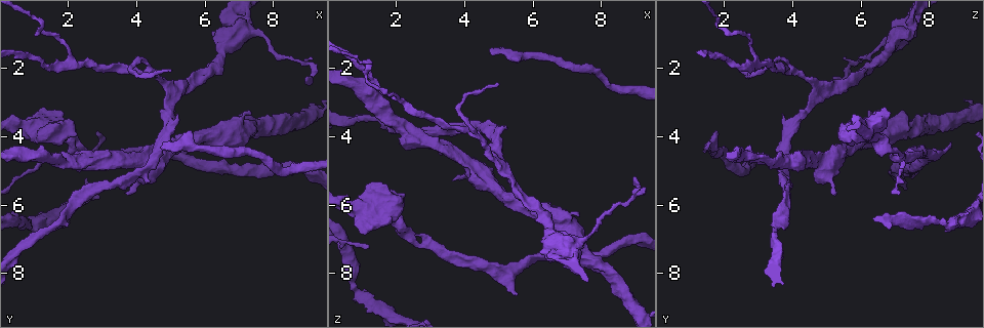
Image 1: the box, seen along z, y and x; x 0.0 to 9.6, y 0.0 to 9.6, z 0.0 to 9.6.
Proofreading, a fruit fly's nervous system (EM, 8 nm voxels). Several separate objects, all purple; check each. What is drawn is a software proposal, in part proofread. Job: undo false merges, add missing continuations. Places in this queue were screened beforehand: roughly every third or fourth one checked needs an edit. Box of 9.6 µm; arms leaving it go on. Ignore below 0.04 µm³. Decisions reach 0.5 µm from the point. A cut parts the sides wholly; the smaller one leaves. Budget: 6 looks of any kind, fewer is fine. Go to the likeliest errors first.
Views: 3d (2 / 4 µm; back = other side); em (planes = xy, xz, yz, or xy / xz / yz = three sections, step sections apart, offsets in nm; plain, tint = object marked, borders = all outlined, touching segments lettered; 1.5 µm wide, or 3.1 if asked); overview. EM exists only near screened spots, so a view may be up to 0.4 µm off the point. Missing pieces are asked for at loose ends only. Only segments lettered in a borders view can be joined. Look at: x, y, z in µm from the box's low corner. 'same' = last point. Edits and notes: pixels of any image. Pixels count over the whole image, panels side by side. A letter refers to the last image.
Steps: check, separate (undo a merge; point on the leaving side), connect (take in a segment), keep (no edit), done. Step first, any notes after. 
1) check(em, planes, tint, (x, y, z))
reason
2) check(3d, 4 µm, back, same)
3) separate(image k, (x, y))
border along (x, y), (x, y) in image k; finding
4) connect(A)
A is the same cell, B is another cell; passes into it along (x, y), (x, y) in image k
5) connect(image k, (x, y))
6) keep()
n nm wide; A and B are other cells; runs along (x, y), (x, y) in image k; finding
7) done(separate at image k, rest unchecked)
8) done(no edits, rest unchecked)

check(em, xz, step 4, borders, (5.50, 4.20, 8.65))
branch stops here

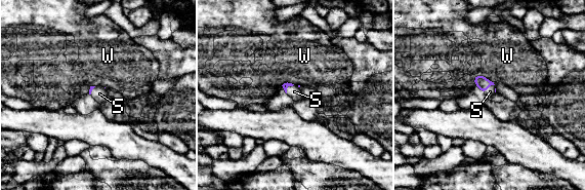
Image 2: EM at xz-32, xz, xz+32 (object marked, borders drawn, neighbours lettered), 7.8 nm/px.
connect(S)
W touches over 170 nm; S is the same cell, W is another cell; passes into it along (482, 82), (488, 87), (490, 91) in image 2; the cell continues

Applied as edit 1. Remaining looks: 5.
check(overview)
see it whole again

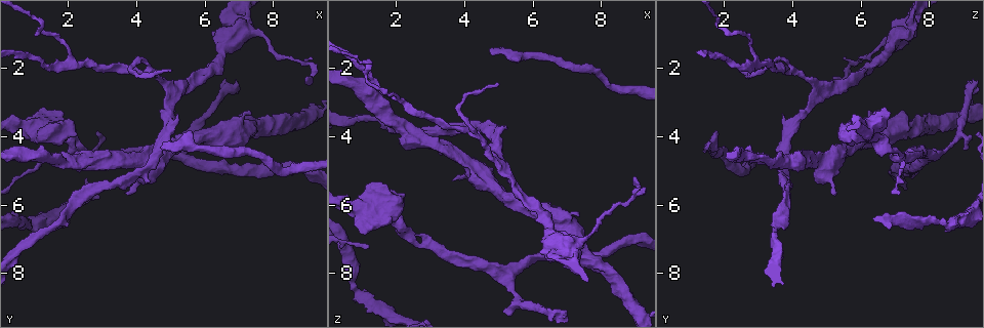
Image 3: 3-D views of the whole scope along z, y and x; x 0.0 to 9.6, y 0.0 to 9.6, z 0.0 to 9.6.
check(3d, 4 µm, (4.75, 4.30, 1.45))
free end

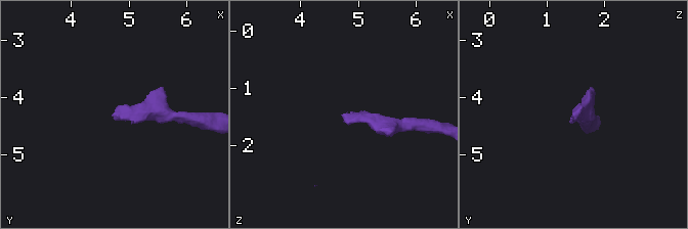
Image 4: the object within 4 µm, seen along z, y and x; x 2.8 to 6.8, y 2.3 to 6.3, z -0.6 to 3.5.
check(em, planes, borders, (4.75, 4.25, 1.45))

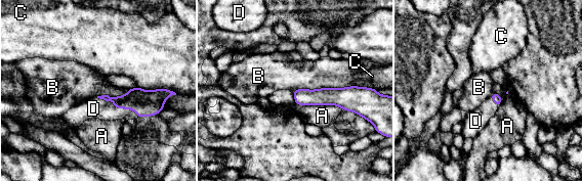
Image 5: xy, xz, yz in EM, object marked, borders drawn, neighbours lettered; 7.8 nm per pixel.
connect(D)
D is the same cell, A, B and C are other cells; passes into it along (146, 103), (118, 107), (93, 108) in image 5; it goes on there

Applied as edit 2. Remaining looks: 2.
done(connect at image 2, connect at image 5, rest unchecked)

